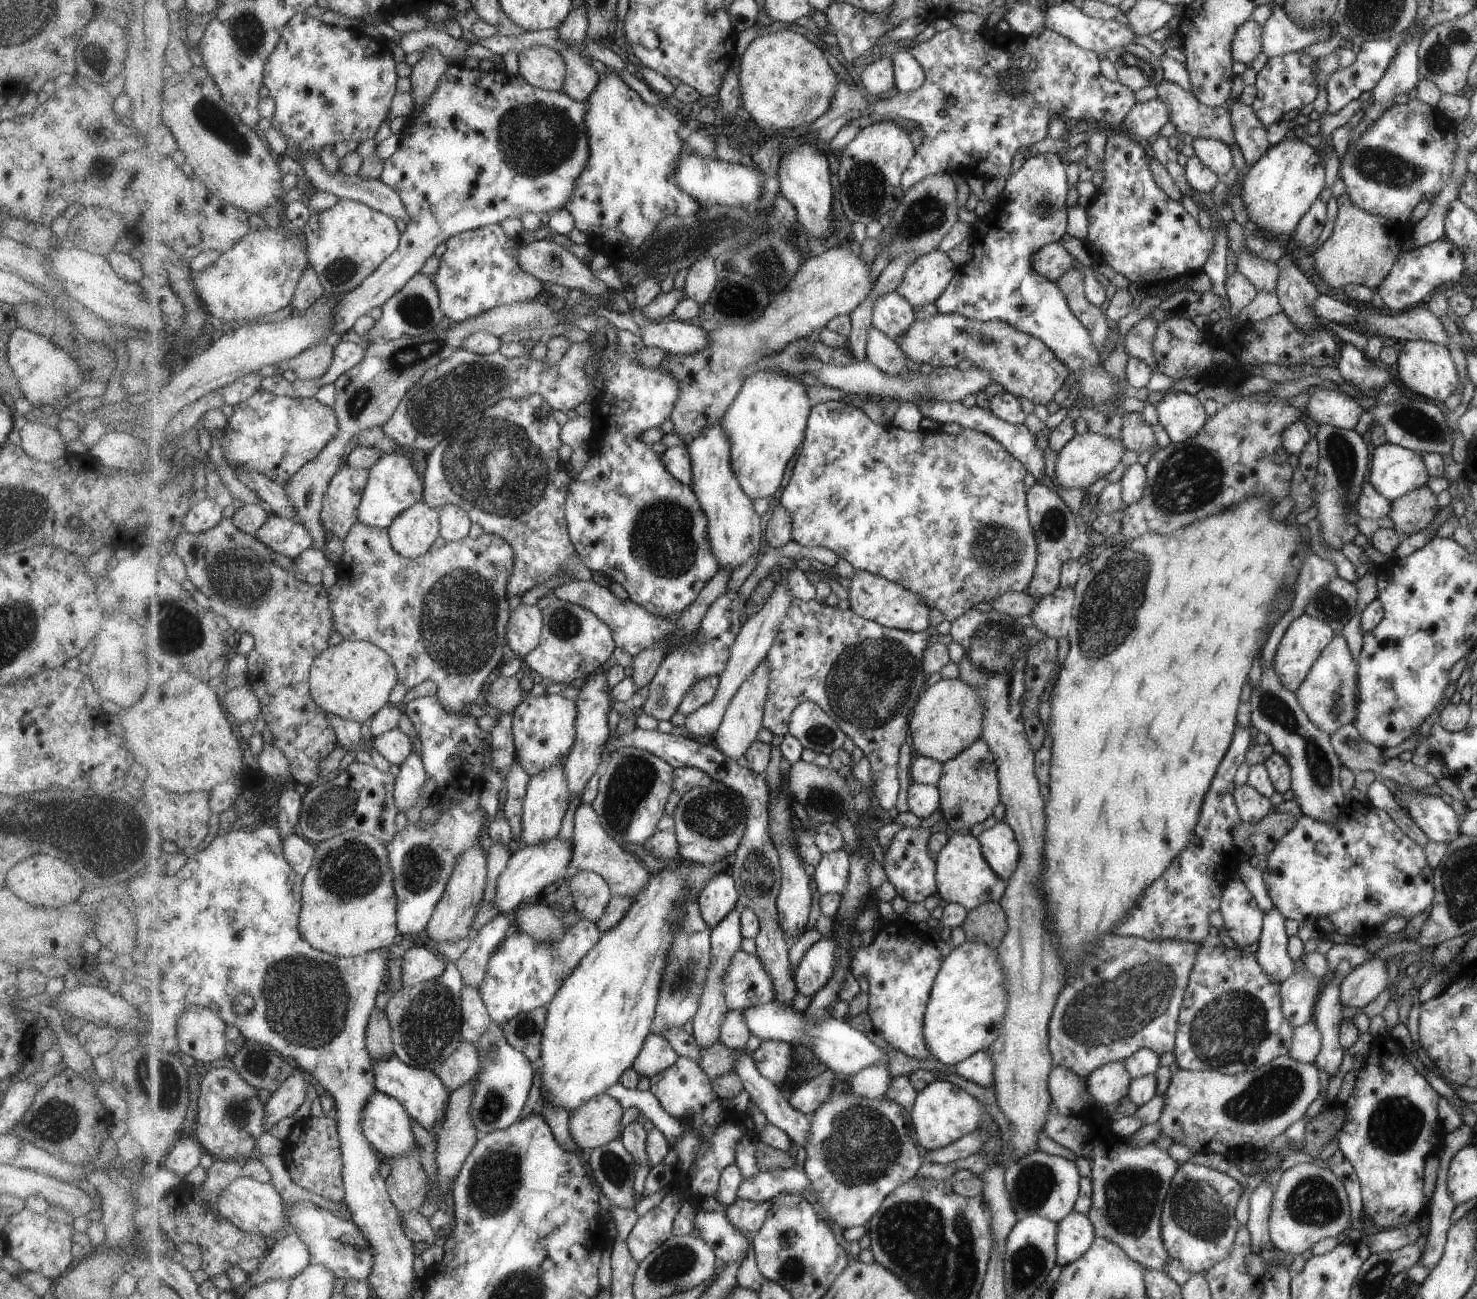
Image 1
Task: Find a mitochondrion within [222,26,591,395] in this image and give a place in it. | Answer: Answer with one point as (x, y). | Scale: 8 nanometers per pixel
(534, 139)

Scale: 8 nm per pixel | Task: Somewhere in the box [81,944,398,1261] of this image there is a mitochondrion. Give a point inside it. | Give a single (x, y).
(307, 1002)

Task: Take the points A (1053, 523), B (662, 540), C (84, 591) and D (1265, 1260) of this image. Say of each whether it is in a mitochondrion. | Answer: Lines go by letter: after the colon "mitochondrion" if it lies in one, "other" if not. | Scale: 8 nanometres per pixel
A: mitochondrion
B: mitochondrion
C: other
D: other

